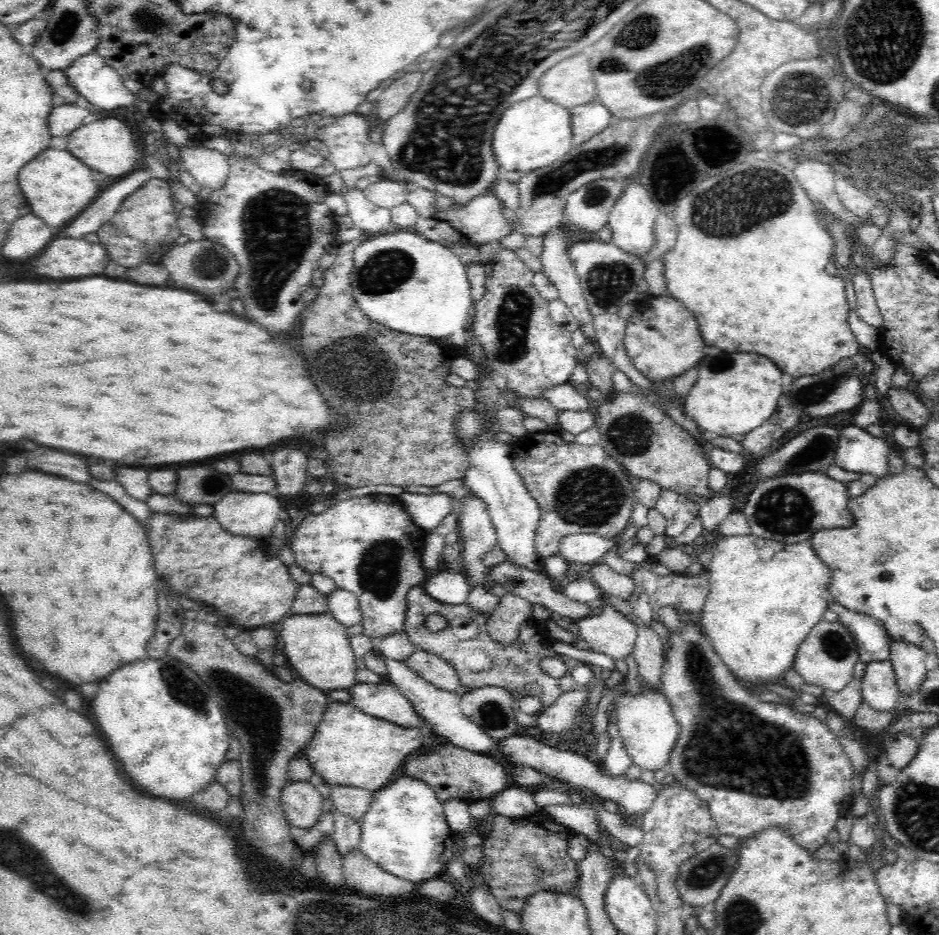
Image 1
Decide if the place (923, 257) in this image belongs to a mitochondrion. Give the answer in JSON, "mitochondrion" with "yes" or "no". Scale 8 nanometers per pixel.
{"mitochondrion":"no"}

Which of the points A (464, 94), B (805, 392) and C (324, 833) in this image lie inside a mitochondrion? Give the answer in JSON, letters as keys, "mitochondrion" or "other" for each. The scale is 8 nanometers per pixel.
{"A":"mitochondrion","B":"mitochondrion","C":"other"}

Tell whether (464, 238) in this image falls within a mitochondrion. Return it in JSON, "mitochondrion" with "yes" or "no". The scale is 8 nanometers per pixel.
{"mitochondrion":"no"}

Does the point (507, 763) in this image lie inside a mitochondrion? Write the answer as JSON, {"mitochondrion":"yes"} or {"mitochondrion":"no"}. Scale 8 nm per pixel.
{"mitochondrion":"no"}

